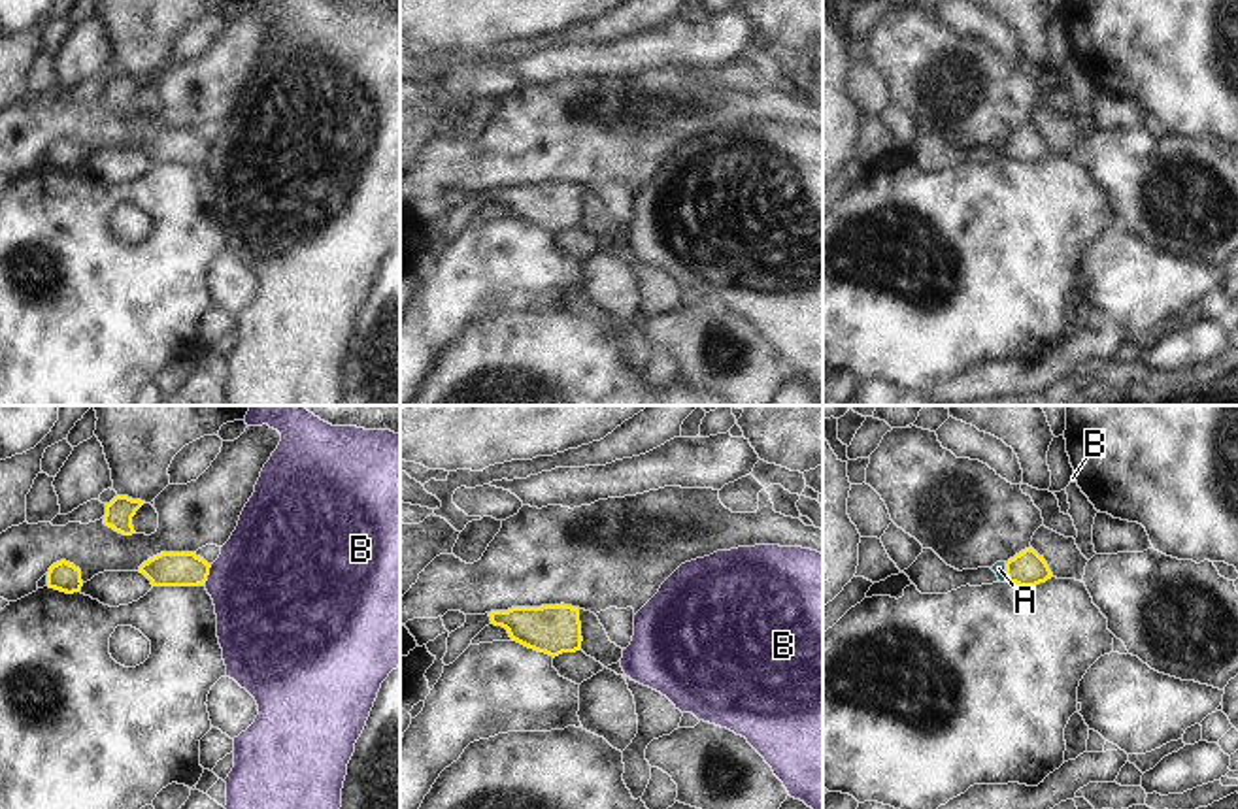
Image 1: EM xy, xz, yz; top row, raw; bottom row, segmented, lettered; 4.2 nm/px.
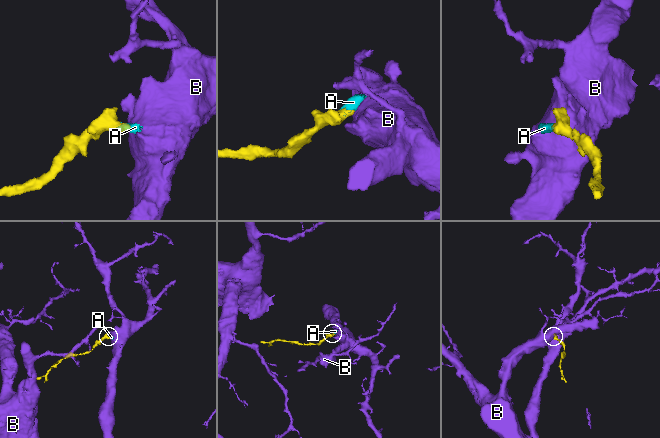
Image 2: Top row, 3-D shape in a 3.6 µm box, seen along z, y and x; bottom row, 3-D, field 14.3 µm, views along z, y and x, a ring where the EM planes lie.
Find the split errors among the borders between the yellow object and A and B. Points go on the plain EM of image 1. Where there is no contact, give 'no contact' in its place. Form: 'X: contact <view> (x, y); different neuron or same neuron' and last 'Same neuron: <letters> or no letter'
A: contact yz (1006, 149); same neuron
B: contact xy (208, 151); different neuron
Same neuron: A

